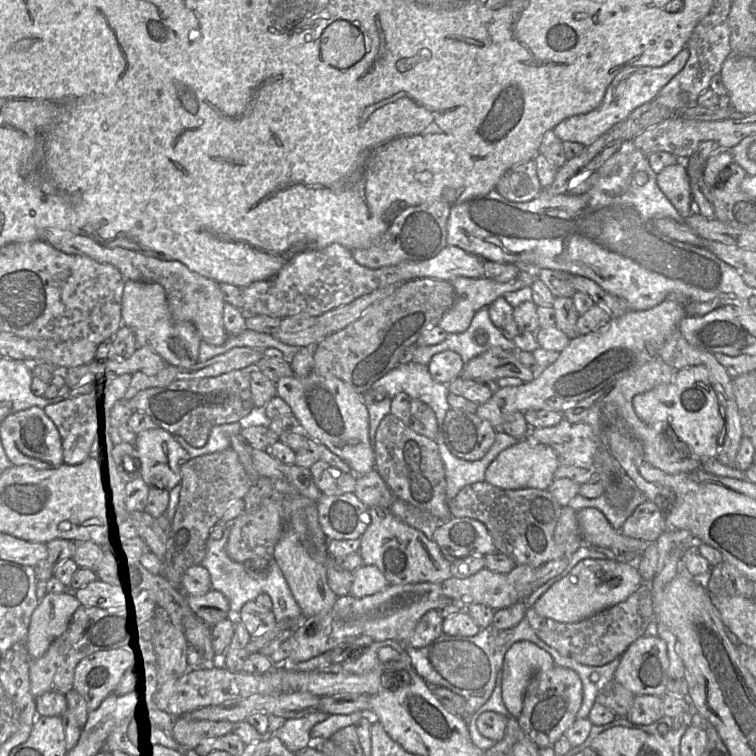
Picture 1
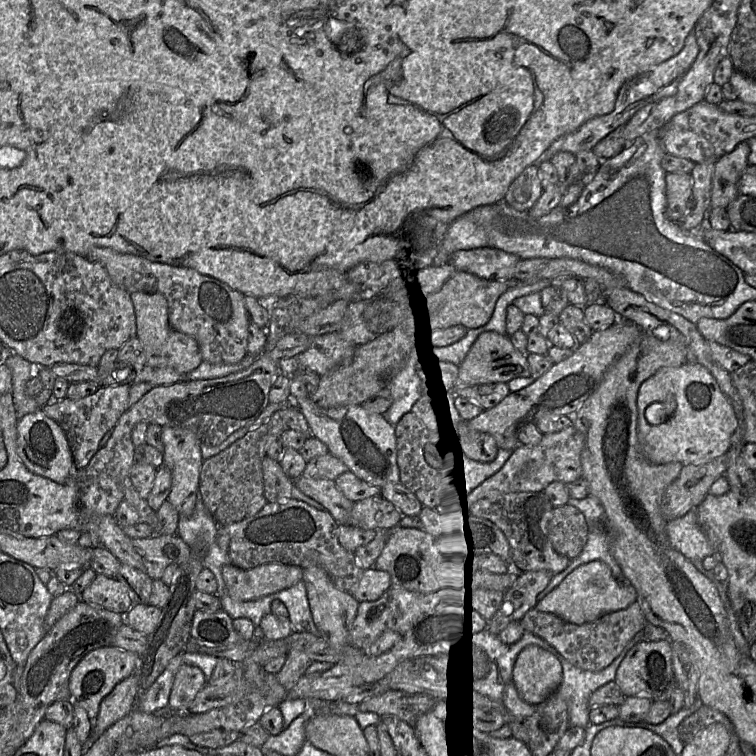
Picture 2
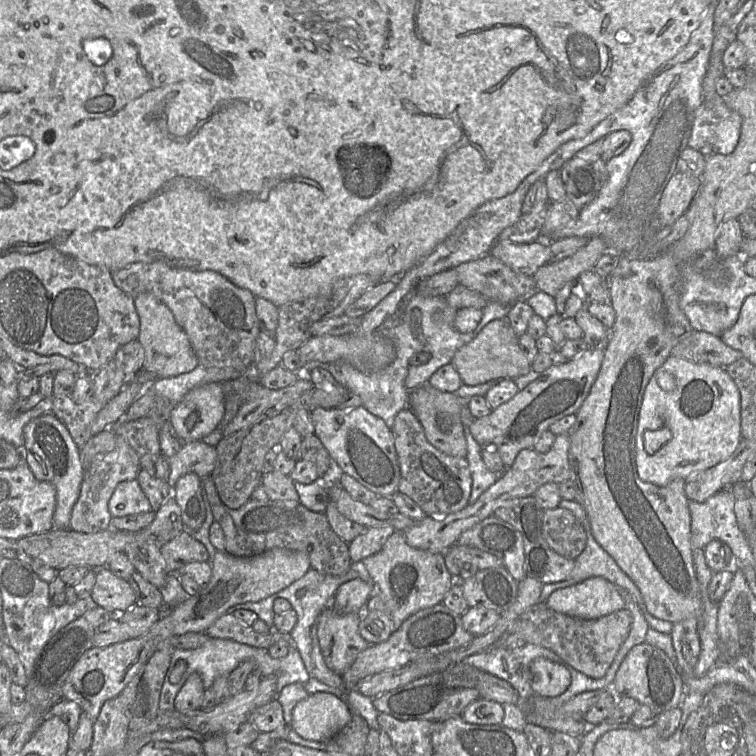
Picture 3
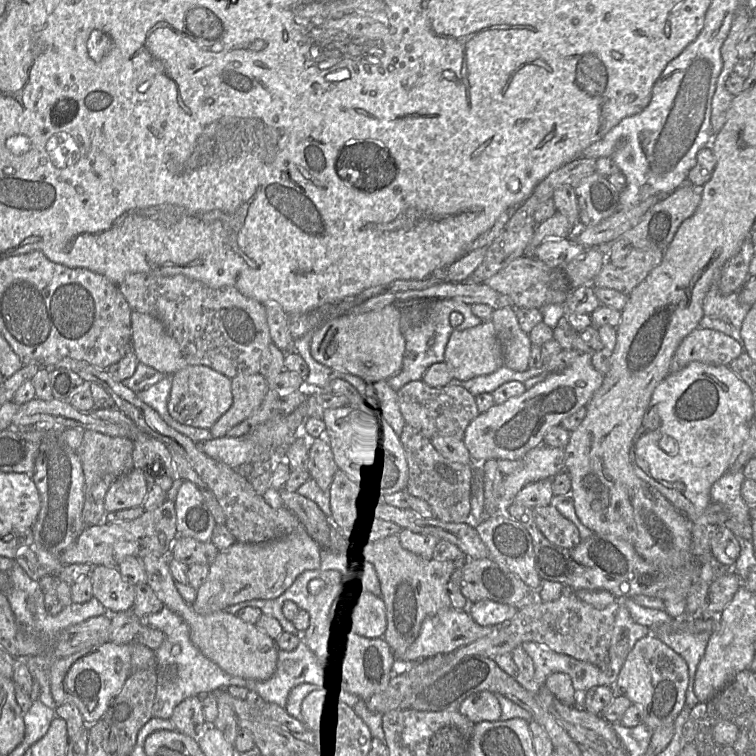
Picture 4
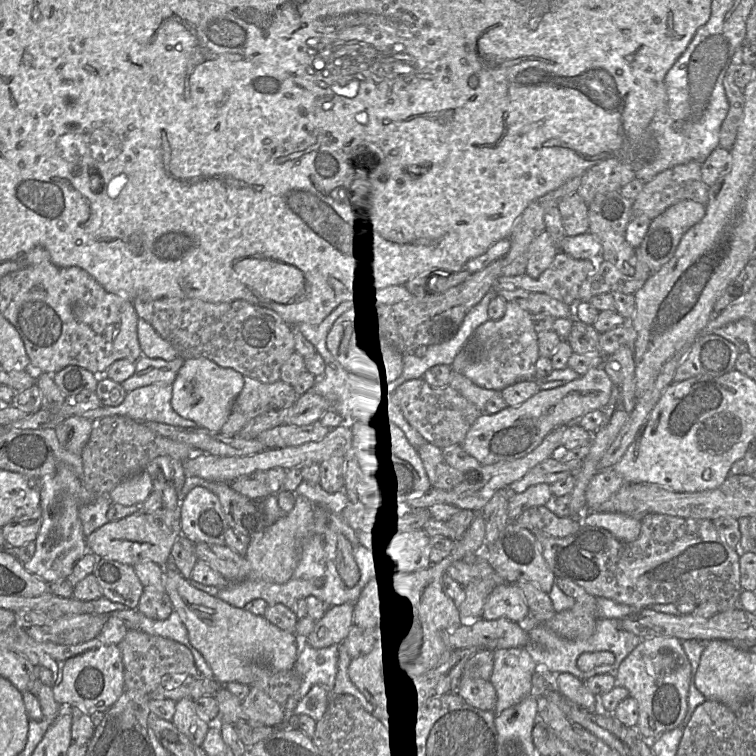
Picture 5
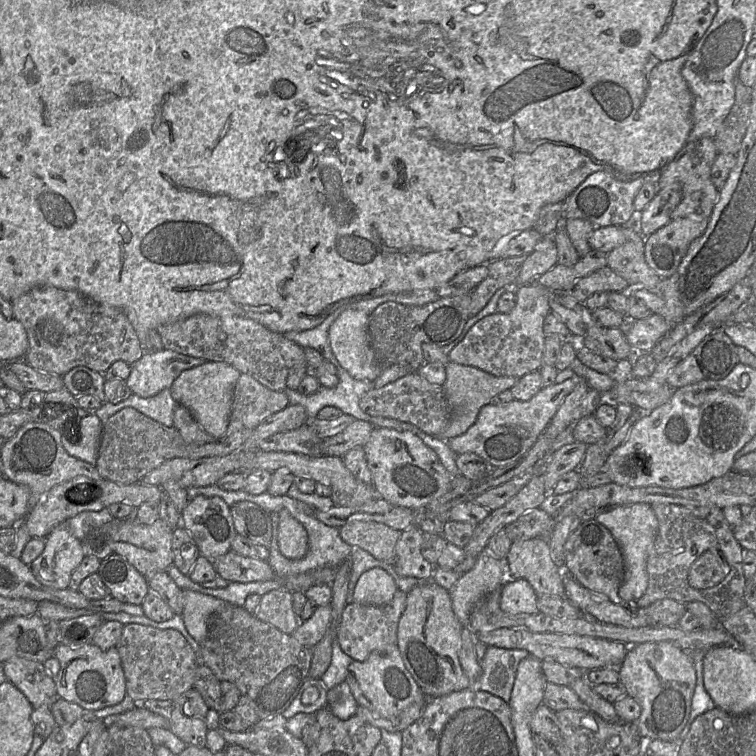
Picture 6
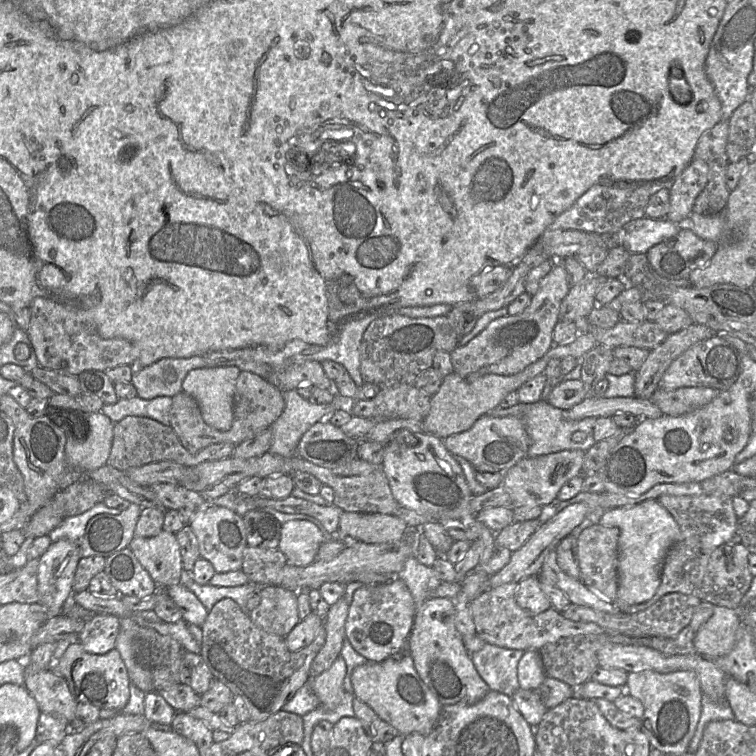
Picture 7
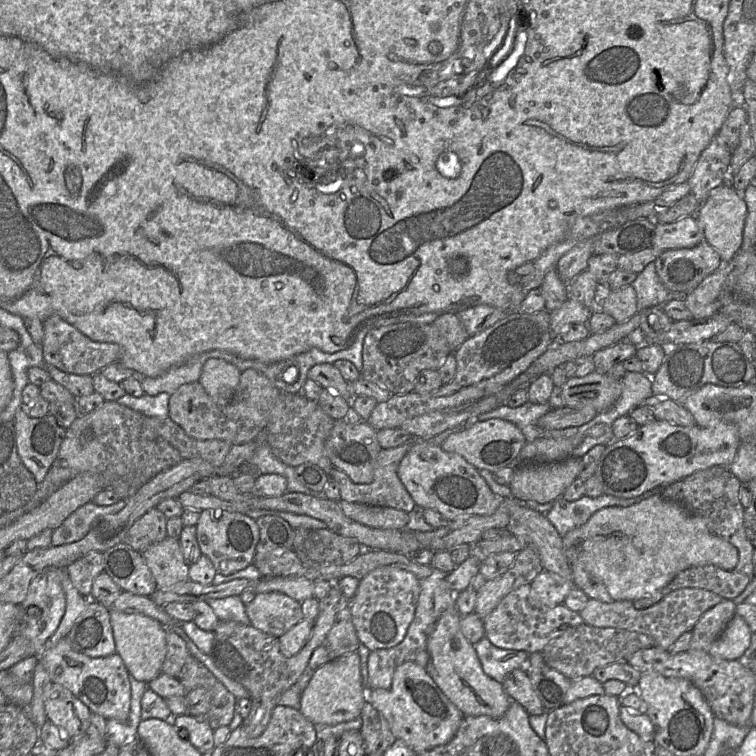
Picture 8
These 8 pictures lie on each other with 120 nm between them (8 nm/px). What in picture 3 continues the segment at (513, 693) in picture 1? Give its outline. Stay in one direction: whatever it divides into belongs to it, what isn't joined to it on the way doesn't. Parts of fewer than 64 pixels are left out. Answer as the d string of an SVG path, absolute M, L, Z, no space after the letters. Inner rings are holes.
M538 657L532 661L531 686L542 697L556 697L564 693L571 683L568 669L547 658Z

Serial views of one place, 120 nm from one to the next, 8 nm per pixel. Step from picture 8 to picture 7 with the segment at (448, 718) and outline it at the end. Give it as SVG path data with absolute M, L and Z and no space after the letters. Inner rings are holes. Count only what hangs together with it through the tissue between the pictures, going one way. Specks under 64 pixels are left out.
M408 652L390 656L381 662L367 662L357 666L352 673L351 682L354 696L370 706L403 736L414 732L429 734L443 707L419 676Z

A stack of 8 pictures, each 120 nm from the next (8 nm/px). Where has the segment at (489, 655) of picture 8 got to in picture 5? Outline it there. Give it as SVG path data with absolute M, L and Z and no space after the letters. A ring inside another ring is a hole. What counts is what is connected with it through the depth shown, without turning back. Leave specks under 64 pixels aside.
M525 648L496 649L493 651L493 657L494 667L489 681L497 693L495 707L495 713L497 715L531 695L532 676L538 672L538 665Z

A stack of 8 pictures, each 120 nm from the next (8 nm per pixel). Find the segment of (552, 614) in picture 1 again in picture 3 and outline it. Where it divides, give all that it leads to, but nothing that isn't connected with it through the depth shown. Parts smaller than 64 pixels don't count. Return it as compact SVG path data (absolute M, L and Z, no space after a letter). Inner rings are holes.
M603 577L554 591L545 602L553 610L581 619L597 619L625 608L618 588Z

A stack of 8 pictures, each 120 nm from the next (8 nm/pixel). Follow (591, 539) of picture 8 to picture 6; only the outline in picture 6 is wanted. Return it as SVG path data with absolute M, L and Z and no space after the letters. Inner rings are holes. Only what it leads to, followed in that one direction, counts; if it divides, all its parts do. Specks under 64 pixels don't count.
M646 503L617 506L599 514L596 520L611 532L623 555L625 571L619 597L625 602L636 602L648 586L647 557L658 531L653 508Z

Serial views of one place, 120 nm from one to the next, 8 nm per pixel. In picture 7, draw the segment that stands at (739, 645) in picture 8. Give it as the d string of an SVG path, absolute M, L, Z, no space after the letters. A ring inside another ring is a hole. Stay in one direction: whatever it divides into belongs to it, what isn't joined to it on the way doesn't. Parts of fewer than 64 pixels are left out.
M715 607L713 615L695 633L692 646L706 658L717 658L728 654L736 640L740 619L737 609Z

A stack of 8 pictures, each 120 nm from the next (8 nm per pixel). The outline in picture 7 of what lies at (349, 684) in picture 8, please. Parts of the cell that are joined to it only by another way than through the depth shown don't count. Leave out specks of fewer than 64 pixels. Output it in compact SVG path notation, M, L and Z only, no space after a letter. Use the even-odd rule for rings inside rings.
M339 656L329 669L315 678L309 678L321 707L334 709L339 705L344 694L343 682L346 670L346 662Z

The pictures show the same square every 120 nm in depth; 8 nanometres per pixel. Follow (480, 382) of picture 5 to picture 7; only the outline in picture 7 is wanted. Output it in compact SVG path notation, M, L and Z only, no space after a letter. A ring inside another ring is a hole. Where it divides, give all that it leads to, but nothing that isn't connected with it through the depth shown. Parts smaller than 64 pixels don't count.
M556 260L551 272L544 277L530 305L520 314L496 318L466 345L451 352L454 372L465 379L486 374L510 376L542 358L554 345L553 330L558 322L560 307L571 284L561 260Z

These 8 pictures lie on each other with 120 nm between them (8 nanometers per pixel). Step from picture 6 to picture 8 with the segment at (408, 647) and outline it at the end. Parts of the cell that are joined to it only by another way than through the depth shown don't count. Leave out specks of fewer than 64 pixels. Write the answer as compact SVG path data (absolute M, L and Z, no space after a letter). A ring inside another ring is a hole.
M456 604L454 608L447 609L439 617L428 637L427 650L429 653L429 662L425 669L446 697L464 714L464 716L485 715L491 718L500 718L509 708L511 699L504 691L502 683L492 679L483 671L475 651L475 646L471 644L461 632L459 624L460 617L456 609Z

